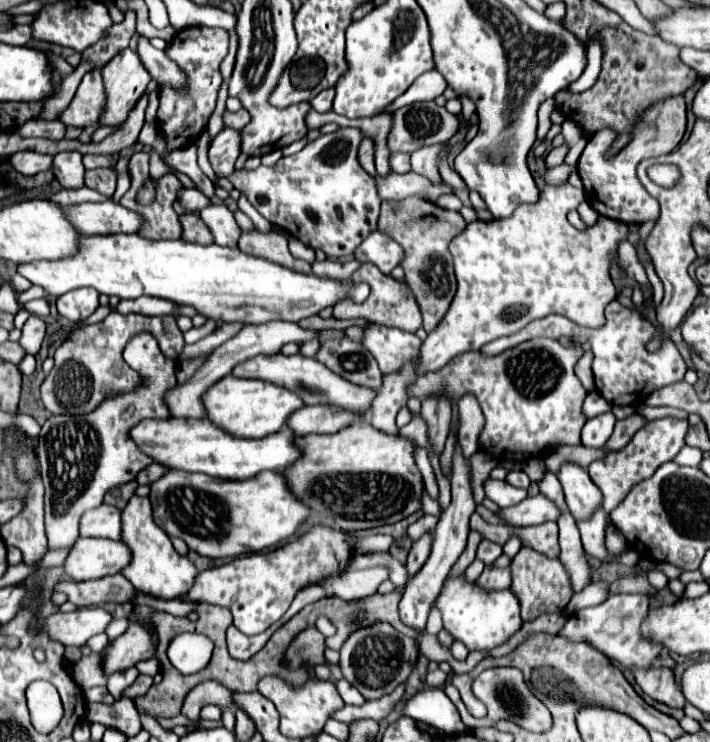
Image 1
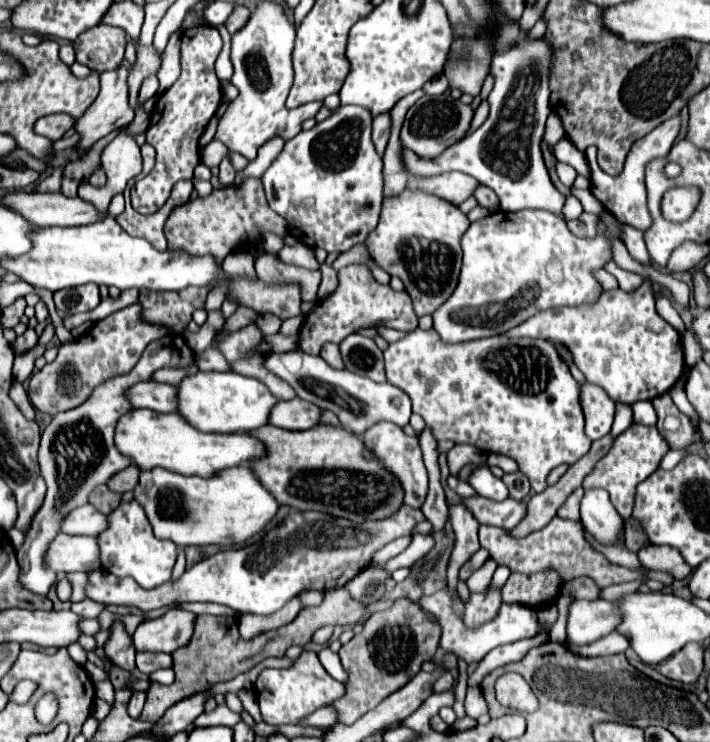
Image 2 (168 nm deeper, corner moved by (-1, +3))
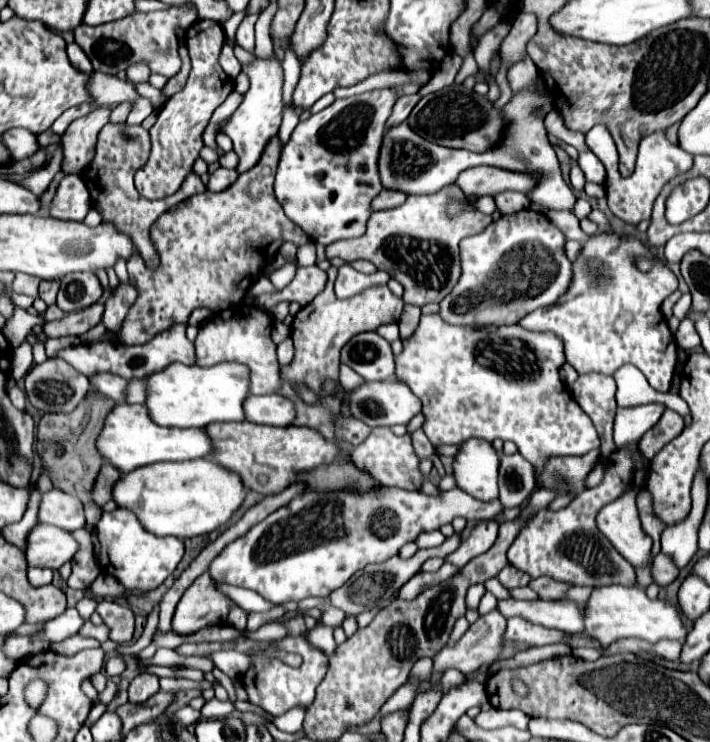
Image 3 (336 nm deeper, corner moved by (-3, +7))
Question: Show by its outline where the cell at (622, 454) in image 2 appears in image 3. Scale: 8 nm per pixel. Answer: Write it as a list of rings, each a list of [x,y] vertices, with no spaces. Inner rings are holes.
[[[617,448],[605,460],[605,476],[599,486],[581,492],[567,508],[563,510],[539,510],[539,514],[519,532],[513,546],[507,552],[509,564],[527,572],[531,578],[551,576],[559,582],[569,582],[575,586],[609,586],[609,584],[623,584],[635,586],[635,570],[633,566],[601,536],[595,526],[597,512],[621,498],[631,490],[635,472],[635,454],[629,448]]]

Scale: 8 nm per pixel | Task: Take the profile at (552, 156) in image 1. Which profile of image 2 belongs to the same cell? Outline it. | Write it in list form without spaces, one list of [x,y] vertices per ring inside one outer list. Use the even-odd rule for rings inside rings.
[[[557,164],[557,174],[559,174],[559,178],[561,178],[561,182],[565,184],[565,186],[573,186],[573,180],[577,178],[577,172],[575,172],[575,168],[571,168],[571,166],[567,166],[567,164]]]

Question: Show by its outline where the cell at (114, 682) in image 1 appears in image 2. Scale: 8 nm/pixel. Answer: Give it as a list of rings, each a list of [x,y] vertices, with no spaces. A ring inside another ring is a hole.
[[[115,620],[111,626],[111,634],[105,642],[105,652],[109,656],[109,660],[125,670],[133,670],[135,668],[135,648],[133,648],[133,640],[125,630],[125,624],[121,620]]]

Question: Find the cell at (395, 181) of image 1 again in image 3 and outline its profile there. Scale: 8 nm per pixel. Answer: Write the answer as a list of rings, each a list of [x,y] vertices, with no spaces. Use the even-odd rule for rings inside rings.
[[[475,166],[465,172],[461,172],[455,180],[455,186],[467,194],[467,196],[493,196],[495,192],[503,190],[517,190],[517,192],[527,192],[531,190],[535,180],[527,174],[519,172],[507,172],[501,168],[491,168],[491,166]]]

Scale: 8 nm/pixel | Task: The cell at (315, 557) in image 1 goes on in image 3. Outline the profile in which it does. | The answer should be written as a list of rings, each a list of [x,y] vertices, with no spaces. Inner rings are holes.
[[[385,486],[369,494],[305,492],[227,544],[211,560],[207,574],[217,584],[255,590],[271,604],[299,602],[307,596],[329,596],[357,570],[367,564],[385,562],[421,532],[439,530],[439,526],[455,516],[479,522],[497,520],[501,514],[503,504],[499,500],[481,502],[461,488],[443,492],[441,496]]]

